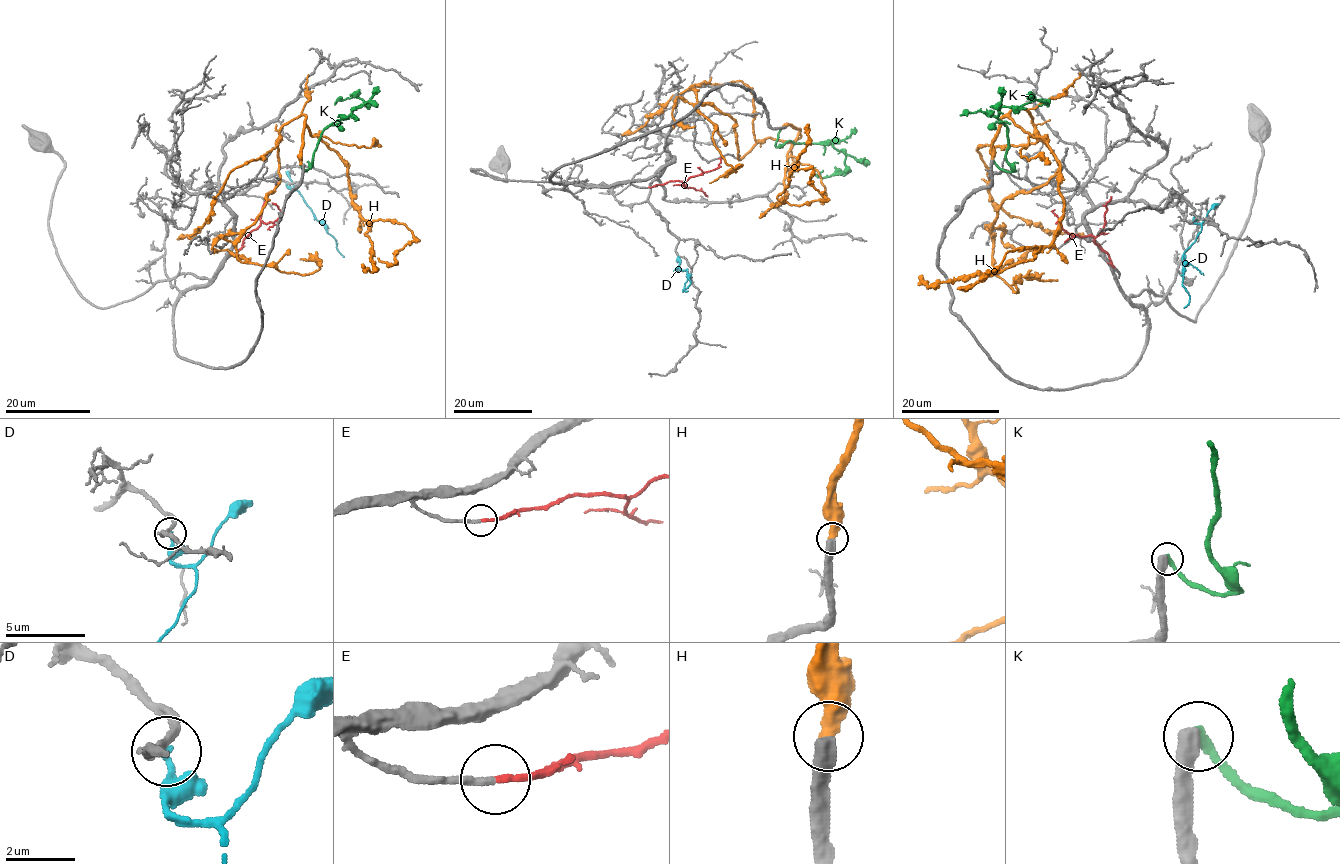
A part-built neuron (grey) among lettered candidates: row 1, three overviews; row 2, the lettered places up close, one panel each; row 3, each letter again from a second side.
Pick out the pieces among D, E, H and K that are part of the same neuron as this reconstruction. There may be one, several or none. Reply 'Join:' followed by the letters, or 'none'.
Join: E

